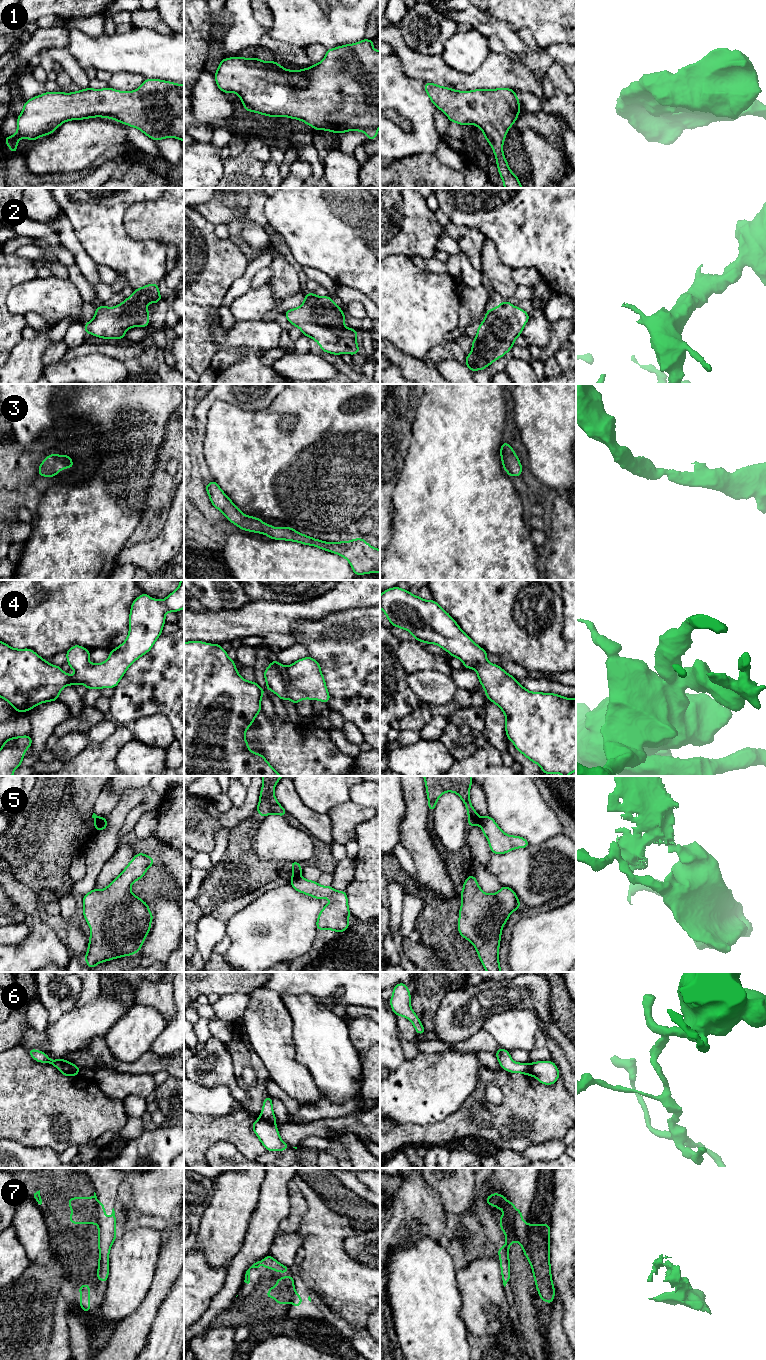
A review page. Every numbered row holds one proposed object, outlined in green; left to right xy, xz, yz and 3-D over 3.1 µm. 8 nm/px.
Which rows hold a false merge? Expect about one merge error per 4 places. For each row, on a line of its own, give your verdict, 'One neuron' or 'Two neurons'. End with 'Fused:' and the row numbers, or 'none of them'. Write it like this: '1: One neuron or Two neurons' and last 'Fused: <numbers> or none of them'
1: One neuron
2: One neuron
3: One neuron
4: One neuron
5: Two neurons
6: Two neurons
7: Two neurons
Fused: 5, 6, 7

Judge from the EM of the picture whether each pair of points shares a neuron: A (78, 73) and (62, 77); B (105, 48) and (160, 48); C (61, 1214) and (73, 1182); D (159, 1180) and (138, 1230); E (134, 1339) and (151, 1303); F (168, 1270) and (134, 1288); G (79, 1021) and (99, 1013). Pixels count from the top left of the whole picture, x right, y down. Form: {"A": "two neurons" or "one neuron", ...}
{"A": "two neurons", "B": "one neuron", "C": "one neuron", "D": "two neurons", "E": "one neuron", "F": "two neurons", "G": "one neuron"}

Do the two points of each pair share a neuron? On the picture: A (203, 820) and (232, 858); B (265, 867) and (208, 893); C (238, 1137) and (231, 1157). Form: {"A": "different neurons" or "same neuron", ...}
{"A": "different neurons", "B": "same neuron", "C": "different neurons"}

